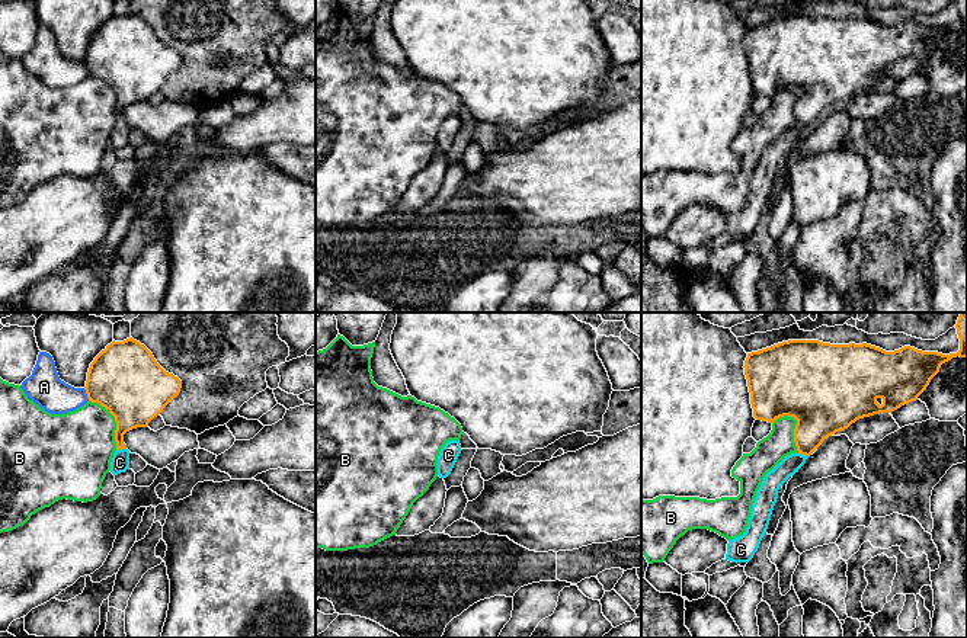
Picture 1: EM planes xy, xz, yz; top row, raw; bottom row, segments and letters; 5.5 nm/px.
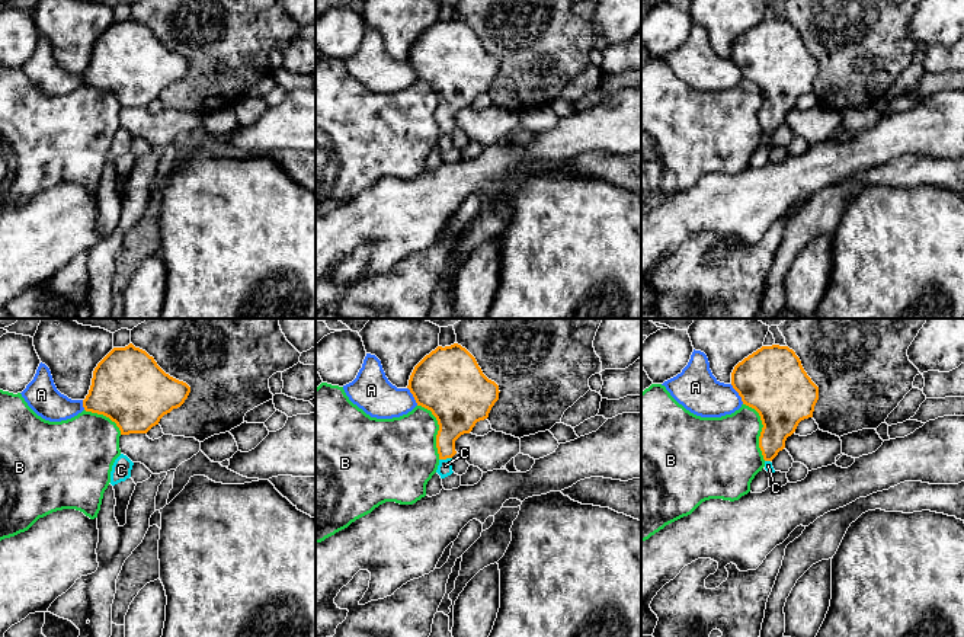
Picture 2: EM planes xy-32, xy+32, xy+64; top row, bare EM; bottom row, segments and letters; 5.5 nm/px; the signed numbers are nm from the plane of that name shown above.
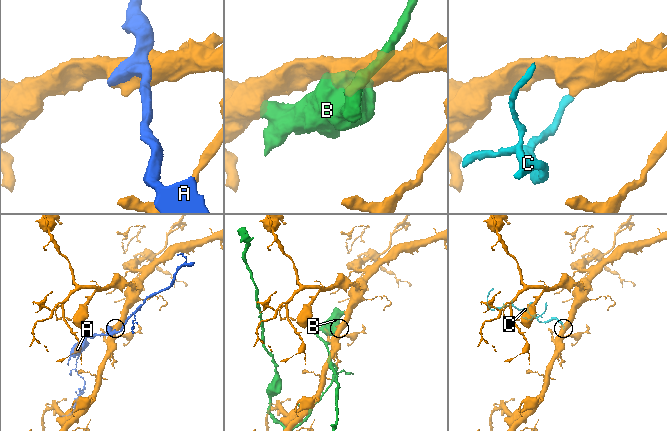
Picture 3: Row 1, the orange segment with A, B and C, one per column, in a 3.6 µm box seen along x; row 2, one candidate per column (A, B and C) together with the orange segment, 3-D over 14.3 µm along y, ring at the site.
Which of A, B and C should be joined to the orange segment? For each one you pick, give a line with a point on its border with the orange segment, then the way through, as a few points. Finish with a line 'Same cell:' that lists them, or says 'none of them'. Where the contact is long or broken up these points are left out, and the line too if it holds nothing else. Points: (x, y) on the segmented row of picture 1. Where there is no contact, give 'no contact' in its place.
C: xy (121, 448) | across xy (133, 404), (119, 432), (121, 448), (119, 462)
Same cell: C

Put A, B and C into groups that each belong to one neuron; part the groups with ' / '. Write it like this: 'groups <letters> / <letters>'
groups A / B / C

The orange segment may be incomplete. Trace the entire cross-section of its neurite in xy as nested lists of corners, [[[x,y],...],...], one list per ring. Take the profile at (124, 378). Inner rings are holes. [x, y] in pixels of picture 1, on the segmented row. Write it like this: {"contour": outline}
{"contour": [[[132,337],[112,342],[90,363],[86,381],[89,401],[105,407],[116,421],[116,451],[111,472],[129,469],[129,451],[124,435],[147,427],[179,395],[182,381],[166,372],[153,353]]]}

